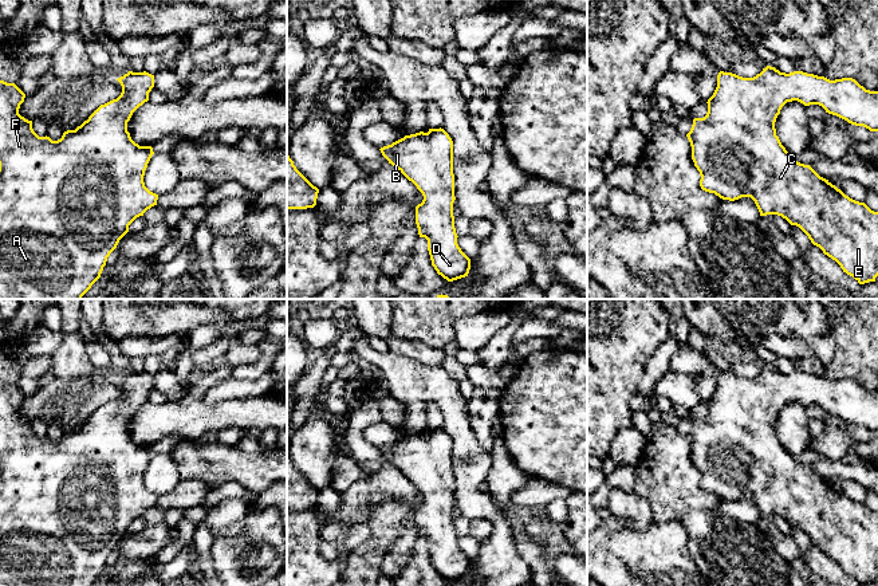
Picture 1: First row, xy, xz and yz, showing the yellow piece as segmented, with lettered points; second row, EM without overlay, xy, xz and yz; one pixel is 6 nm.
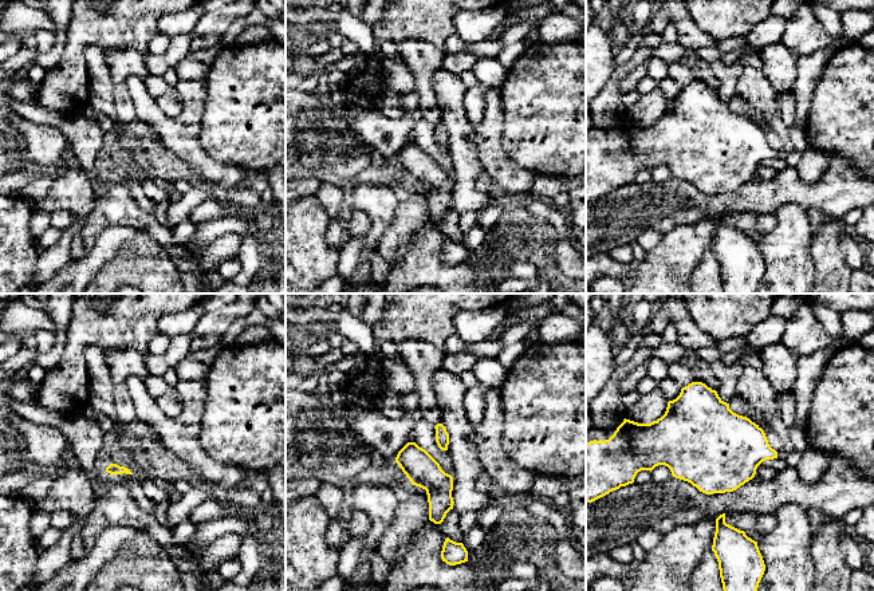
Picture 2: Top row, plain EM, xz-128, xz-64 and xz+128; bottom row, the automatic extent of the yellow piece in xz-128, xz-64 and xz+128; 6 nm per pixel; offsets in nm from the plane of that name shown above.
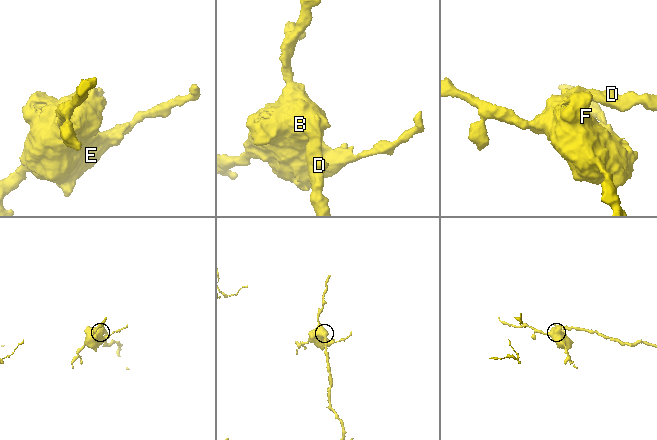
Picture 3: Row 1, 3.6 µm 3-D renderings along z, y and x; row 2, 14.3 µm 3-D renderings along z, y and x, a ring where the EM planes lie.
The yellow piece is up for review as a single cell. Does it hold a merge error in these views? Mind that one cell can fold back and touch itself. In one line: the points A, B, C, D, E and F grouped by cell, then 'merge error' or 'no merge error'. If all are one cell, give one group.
A B C D E F | no merge error

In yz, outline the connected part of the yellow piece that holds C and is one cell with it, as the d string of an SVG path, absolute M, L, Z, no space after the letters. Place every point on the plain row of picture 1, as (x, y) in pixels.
M771 366L763 369L753 378L720 371L717 388L706 402L706 416L694 418L690 432L686 434L692 447L692 460L701 476L700 487L723 500L735 502L751 497L760 516L777 515L791 526L799 527L814 546L835 561L843 573L853 577L859 585L875 582L878 577L878 512L871 511L865 503L850 499L828 480L820 477L810 465L798 463L795 456L786 451L776 436L775 422L781 408L792 401L804 406L819 405L826 413L851 425L878 432L878 392L866 390L853 378L830 381L803 371L786 374Z

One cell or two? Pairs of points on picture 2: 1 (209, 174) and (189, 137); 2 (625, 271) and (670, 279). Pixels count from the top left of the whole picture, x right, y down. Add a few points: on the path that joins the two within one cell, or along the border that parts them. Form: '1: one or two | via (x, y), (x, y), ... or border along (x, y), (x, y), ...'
1: one | via (203, 165), (189, 150), (189, 146)
2: two | border along (636, 266), (629, 279)

